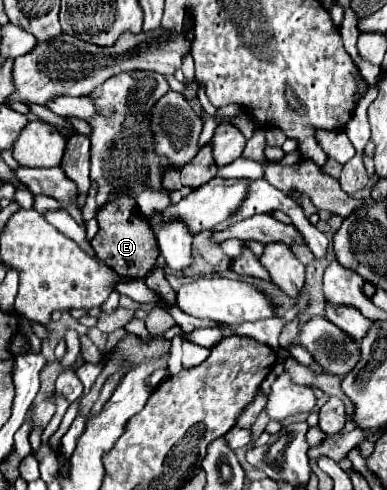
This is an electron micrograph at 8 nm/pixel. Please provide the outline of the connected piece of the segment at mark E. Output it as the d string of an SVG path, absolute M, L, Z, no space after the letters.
M130 196L112 198L112 202L108 202L96 214L96 218L100 224L100 230L92 240L96 256L106 266L112 266L112 270L116 270L116 274L124 274L124 278L130 278L130 280L146 278L156 268L158 244L156 244L156 236L152 232L152 226L148 224L148 220L140 218L140 212L136 210L136 202Z

